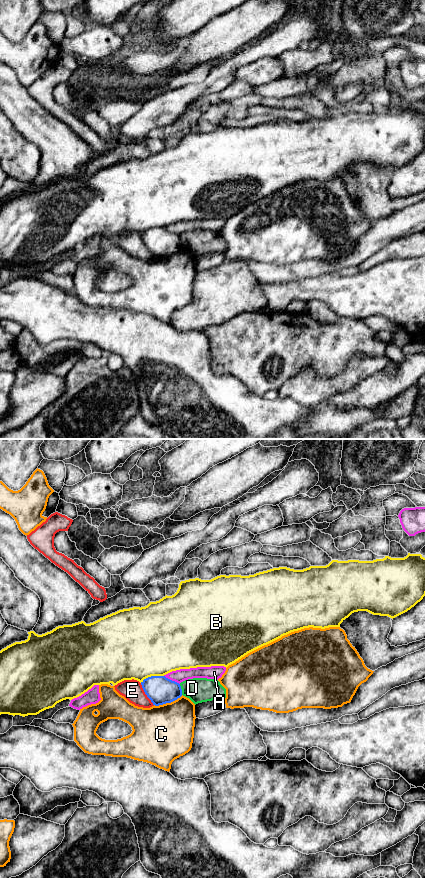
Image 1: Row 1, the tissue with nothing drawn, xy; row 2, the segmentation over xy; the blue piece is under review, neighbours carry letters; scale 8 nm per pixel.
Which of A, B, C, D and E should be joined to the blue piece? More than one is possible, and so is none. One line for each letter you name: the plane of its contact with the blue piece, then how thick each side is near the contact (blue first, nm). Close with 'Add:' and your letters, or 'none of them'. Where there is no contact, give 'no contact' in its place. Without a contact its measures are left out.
Add: none of them

